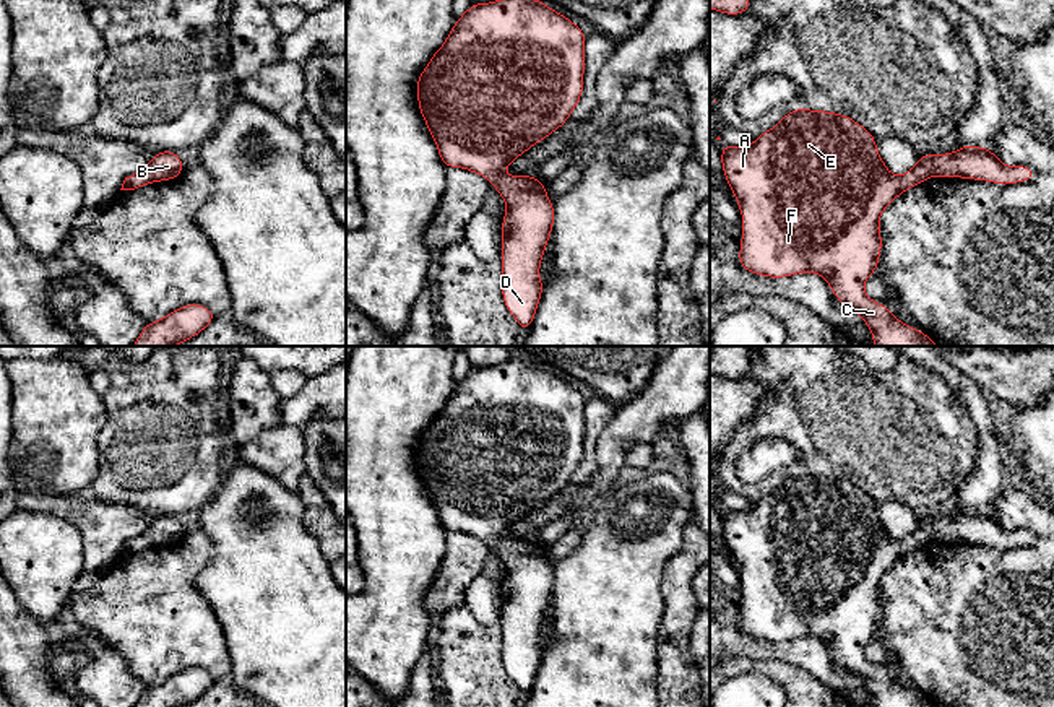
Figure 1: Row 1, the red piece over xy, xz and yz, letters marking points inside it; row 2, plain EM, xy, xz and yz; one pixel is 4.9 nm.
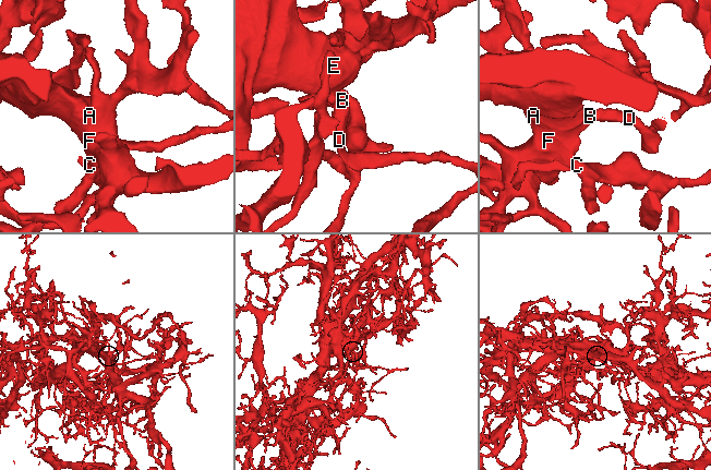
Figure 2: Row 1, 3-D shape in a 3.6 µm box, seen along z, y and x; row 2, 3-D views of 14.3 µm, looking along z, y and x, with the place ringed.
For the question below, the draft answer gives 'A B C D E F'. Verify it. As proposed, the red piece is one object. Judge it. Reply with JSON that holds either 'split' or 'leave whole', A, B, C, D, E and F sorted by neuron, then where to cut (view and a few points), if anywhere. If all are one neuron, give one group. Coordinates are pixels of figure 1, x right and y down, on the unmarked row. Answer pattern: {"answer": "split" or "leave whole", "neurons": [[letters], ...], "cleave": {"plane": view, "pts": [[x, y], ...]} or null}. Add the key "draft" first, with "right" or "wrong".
{"draft": "right", "answer": "leave whole", "neurons": [["A", "B", "C", "D", "E", "F"]], "cleave": null}

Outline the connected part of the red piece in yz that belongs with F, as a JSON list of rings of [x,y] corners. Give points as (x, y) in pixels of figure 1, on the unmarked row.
[[[793,473],[775,492],[755,501],[752,510],[723,507],[721,528],[744,582],[739,629],[770,642],[804,635],[823,640],[835,661],[864,683],[874,707],[935,707],[916,691],[901,687],[887,670],[870,665],[864,657],[867,640],[879,634],[882,575],[905,554],[934,540],[999,549],[1036,541],[1031,531],[1004,530],[989,512],[971,509],[942,520],[927,517],[919,520],[911,535],[893,540],[869,494],[844,478],[810,473]]]

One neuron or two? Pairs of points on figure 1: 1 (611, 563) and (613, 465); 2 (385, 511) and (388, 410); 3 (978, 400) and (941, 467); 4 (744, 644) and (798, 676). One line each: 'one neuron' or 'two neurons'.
1: two neurons
2: one neuron
3: two neurons
4: two neurons

